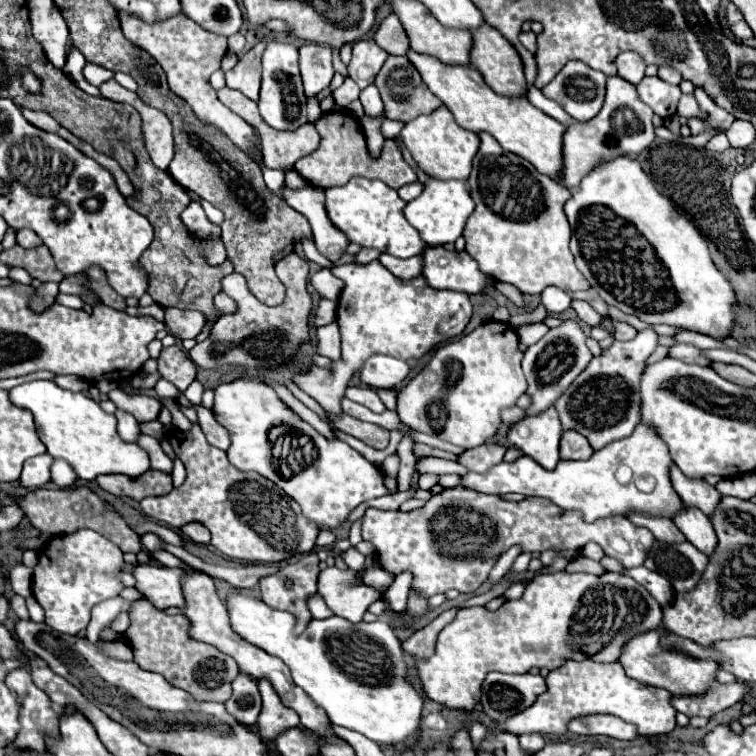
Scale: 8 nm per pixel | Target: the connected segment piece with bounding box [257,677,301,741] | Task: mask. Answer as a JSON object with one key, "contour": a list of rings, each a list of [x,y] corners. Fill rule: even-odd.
{"contour":[[[259,679],[259,691],[263,697],[263,709],[259,715],[259,735],[265,741],[273,741],[283,729],[299,727],[299,715],[293,709],[287,709],[275,689],[271,687],[269,679]]]}

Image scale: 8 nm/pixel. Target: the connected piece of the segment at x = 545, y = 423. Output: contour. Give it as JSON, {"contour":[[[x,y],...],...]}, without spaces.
{"contour":[[[553,405],[543,413],[523,417],[507,433],[511,447],[521,449],[545,469],[555,469],[559,461],[559,437],[561,421]]]}

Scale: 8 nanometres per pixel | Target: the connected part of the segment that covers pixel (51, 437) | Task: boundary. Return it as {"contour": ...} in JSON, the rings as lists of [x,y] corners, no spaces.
{"contour":[[[29,381],[9,389],[9,399],[13,405],[33,413],[39,439],[45,443],[47,453],[67,461],[79,479],[93,481],[101,473],[137,477],[149,469],[147,453],[137,443],[125,443],[117,435],[115,415],[105,413],[91,397],[67,391],[53,381]]]}

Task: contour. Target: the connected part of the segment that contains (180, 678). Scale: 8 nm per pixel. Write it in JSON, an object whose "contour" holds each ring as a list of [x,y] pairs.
{"contour":[[[149,599],[133,601],[129,607],[129,627],[123,633],[125,643],[133,651],[133,661],[145,669],[163,675],[171,685],[191,693],[195,701],[217,701],[225,703],[231,697],[231,681],[237,677],[239,667],[233,657],[227,657],[213,645],[195,641],[189,635],[191,621],[181,615],[167,615],[157,609]]]}

